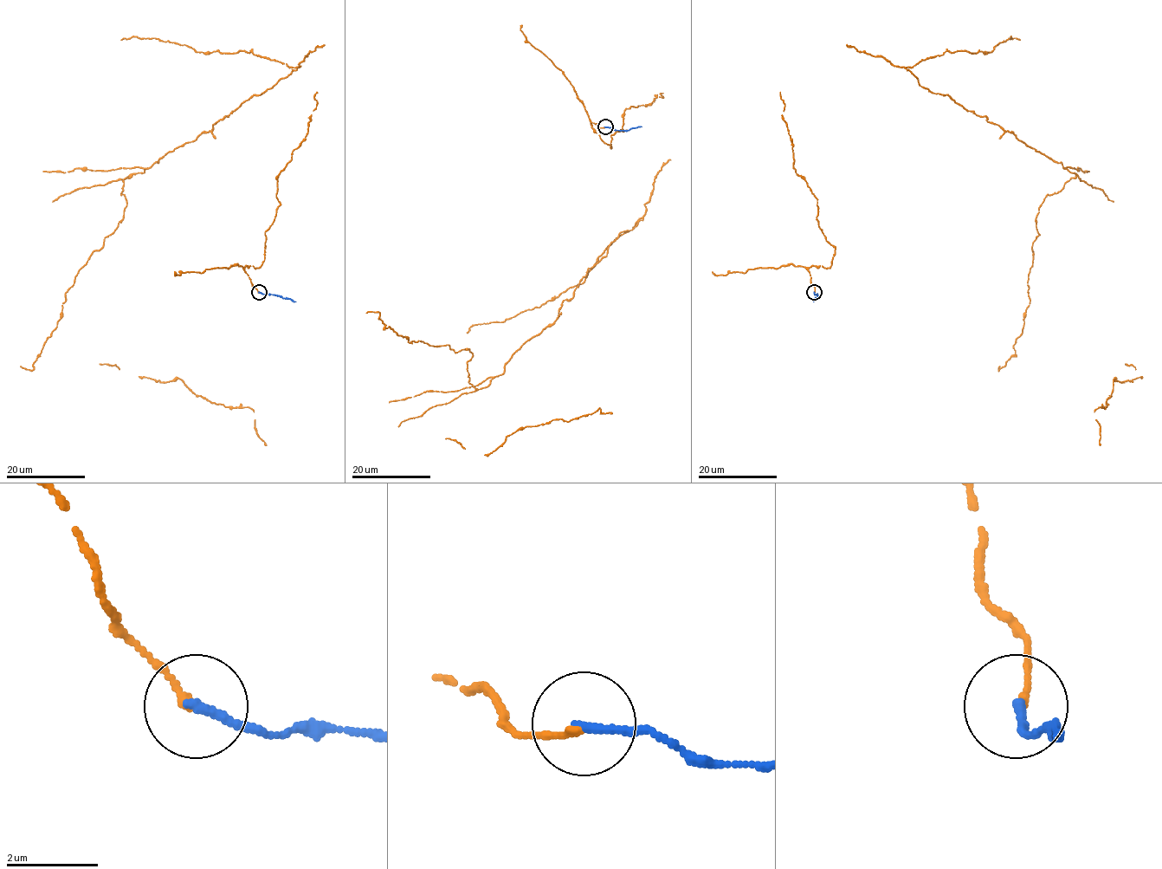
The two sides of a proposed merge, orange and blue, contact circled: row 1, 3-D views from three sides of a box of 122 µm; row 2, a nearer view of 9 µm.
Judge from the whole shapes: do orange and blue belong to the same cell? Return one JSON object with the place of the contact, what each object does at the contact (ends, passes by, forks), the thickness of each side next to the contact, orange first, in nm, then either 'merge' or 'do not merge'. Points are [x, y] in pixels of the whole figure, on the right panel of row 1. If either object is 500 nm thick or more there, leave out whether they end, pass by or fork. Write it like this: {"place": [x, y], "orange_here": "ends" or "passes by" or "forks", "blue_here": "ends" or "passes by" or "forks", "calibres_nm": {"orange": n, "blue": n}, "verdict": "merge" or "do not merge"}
{"place": [814, 292], "orange_here": "ends", "blue_here": "ends", "calibres_nm": {"orange": 170, "blue": 190}, "verdict": "merge"}

